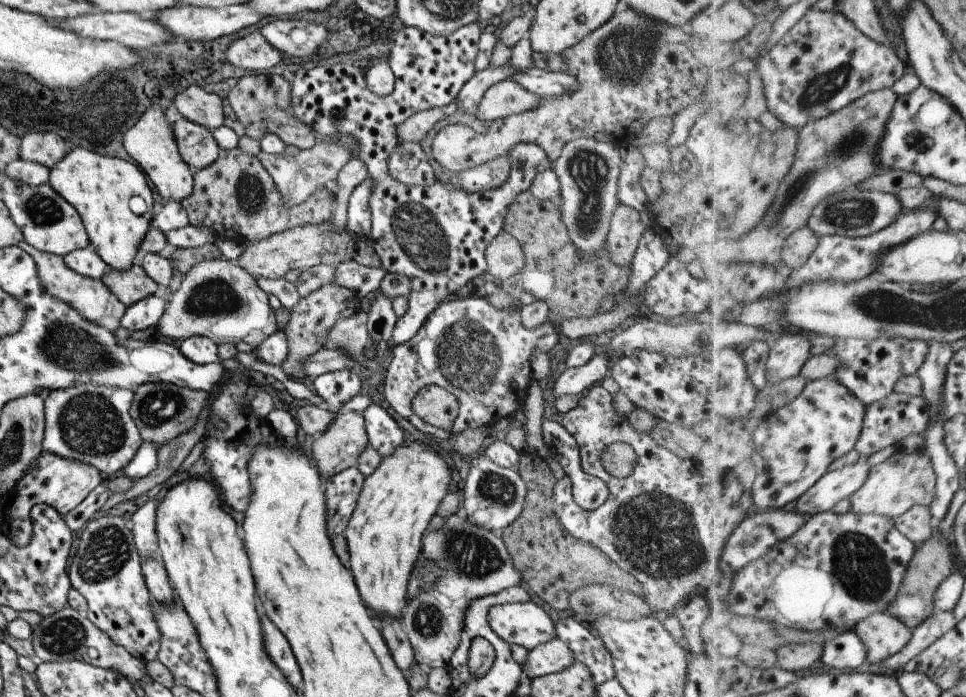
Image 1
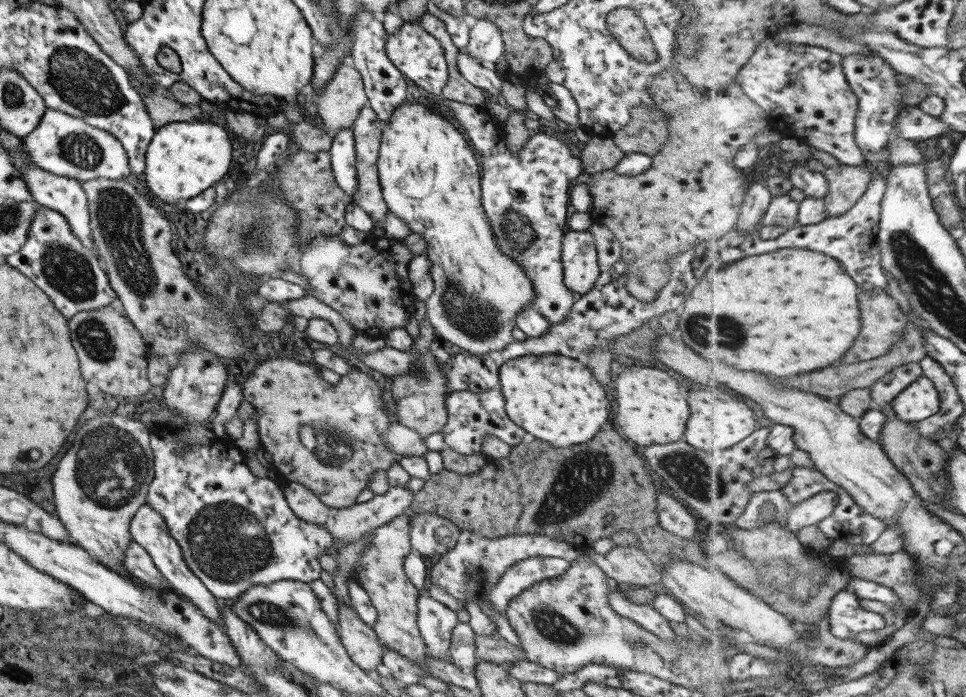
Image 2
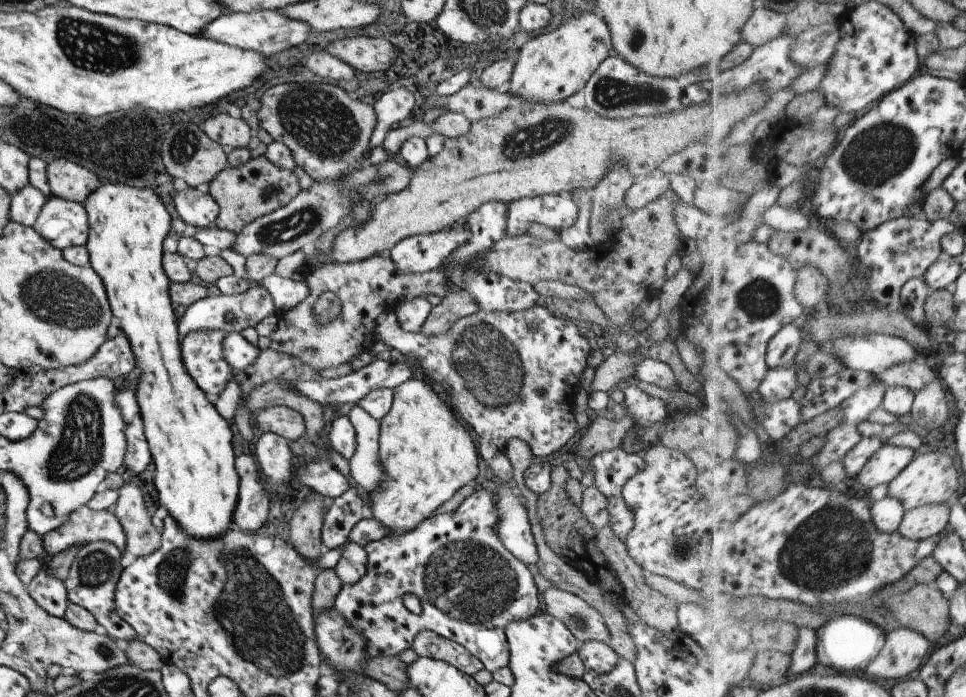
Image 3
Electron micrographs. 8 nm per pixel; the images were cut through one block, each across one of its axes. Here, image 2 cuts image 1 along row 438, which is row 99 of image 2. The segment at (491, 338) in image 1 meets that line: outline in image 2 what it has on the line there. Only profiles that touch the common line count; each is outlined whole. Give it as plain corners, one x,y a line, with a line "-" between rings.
446,98
442,99
442,102
450,106
452,118
464,128
464,134
470,138
470,144
476,148
478,156
482,158
482,207
484,207
484,213
488,217
488,223
492,227
492,233
498,241
498,249
506,257
517,260
517,263
525,270
527,277
532,281
537,312
542,314
542,317
550,325
564,323
570,309
572,309
575,298
563,283
561,248
566,219
568,218
566,212
568,212
571,186
584,172
581,160
570,153
566,143
539,131
534,131
523,149
514,154
507,145
504,129
500,128
499,121
486,111
484,104
470,106

